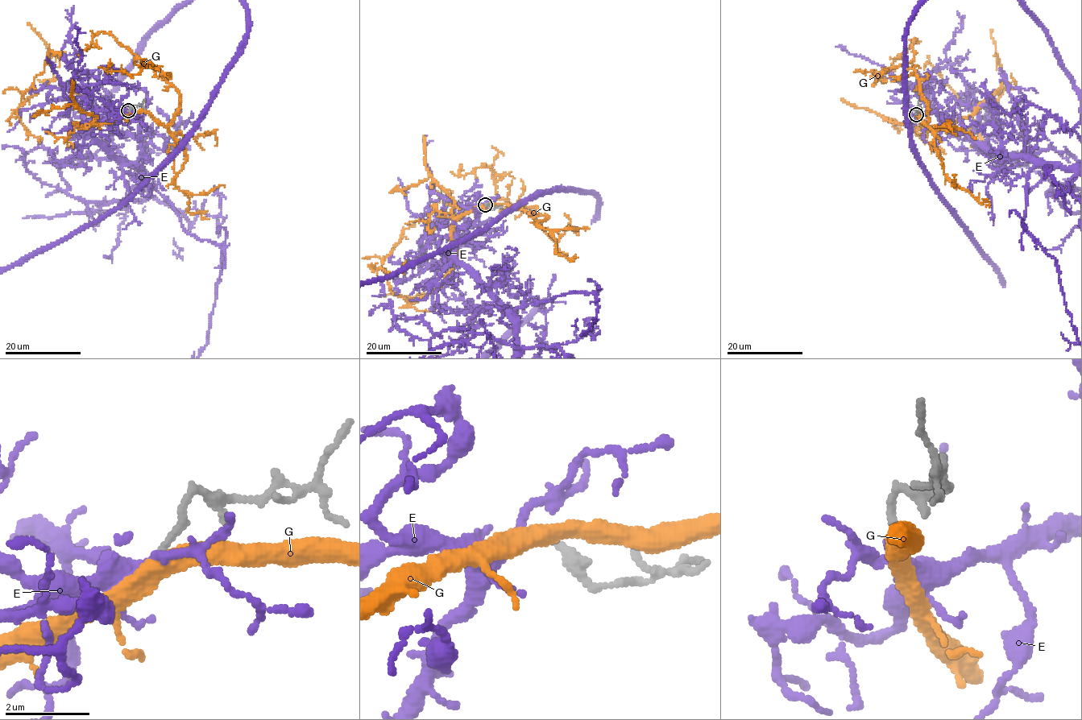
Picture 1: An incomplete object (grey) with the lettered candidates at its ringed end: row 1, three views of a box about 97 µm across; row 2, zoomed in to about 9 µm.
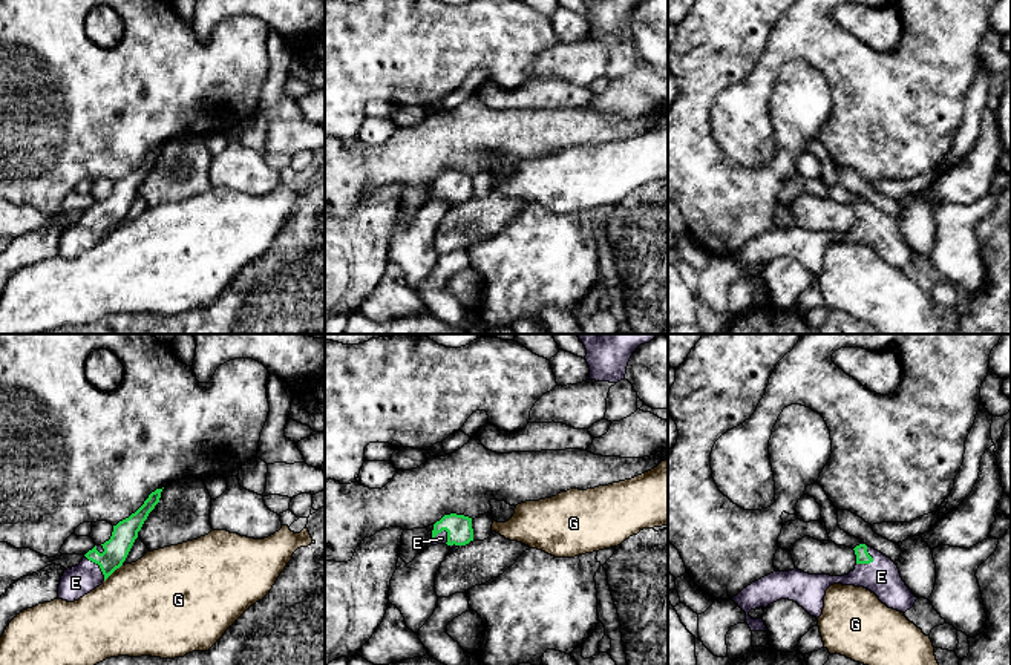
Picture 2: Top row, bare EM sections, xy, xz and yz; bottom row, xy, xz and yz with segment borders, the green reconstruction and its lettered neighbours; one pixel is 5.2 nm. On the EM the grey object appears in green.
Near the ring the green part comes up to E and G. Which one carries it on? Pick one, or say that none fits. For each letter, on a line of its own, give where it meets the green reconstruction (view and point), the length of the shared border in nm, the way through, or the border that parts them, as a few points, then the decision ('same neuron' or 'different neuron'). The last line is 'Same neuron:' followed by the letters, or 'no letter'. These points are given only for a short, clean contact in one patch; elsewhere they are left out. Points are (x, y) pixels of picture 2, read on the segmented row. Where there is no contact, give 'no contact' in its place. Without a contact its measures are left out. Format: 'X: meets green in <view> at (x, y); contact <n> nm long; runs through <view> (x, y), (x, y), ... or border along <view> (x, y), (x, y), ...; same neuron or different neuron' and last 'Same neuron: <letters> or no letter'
E: meets green in yz at (870, 561); contact 120 nm long; runs through yz (863, 556), (870, 561), (881, 576); same neuron
G: meets green in xy at (112, 572); contact 130 nm long; border along xy (121, 564), (104, 581); different neuron
Same neuron: E

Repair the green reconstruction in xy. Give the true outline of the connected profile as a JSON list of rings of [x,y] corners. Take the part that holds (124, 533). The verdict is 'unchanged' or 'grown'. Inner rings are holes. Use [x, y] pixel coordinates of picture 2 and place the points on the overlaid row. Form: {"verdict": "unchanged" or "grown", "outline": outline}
{"verdict": "grown", "outline": [[[162,489],[152,492],[135,513],[113,526],[109,541],[95,545],[78,565],[64,570],[58,585],[58,599],[67,602],[78,601],[100,587],[123,565],[144,521],[159,503],[161,492]]]}

